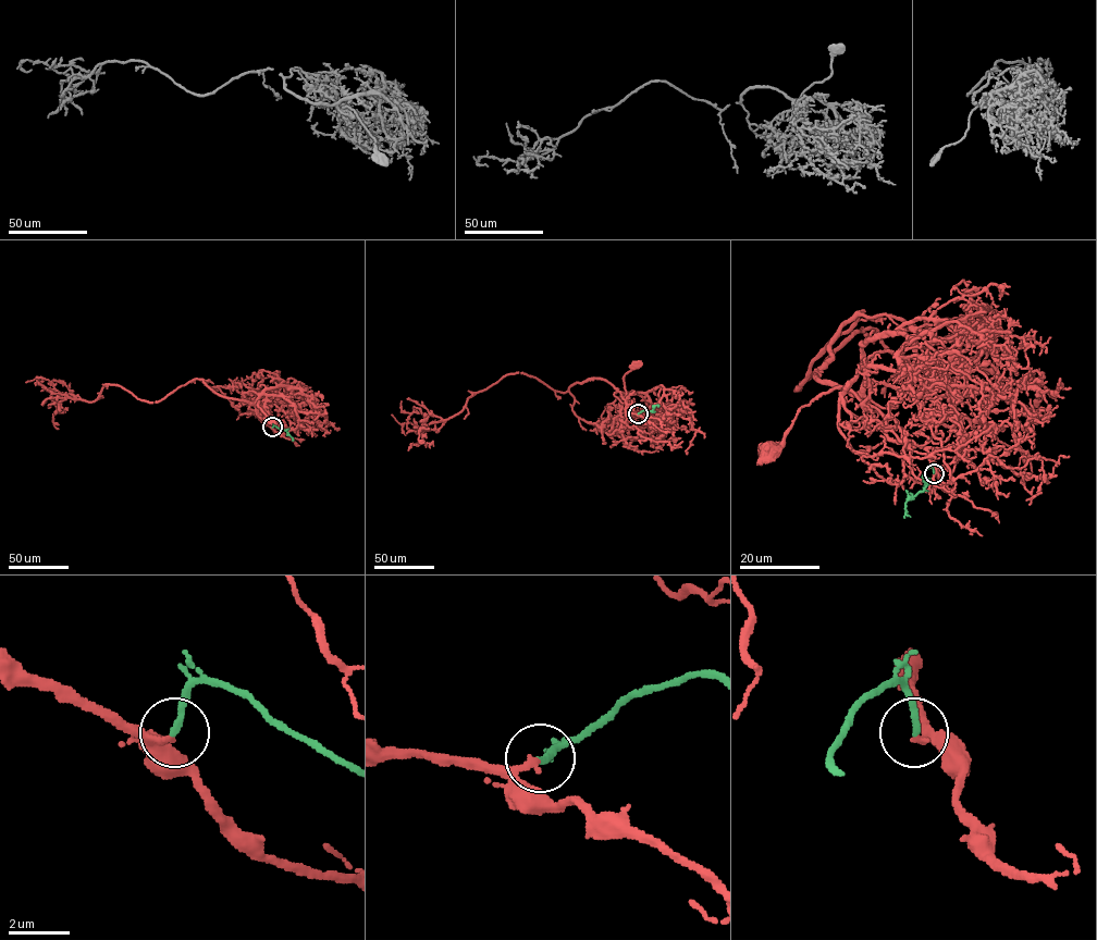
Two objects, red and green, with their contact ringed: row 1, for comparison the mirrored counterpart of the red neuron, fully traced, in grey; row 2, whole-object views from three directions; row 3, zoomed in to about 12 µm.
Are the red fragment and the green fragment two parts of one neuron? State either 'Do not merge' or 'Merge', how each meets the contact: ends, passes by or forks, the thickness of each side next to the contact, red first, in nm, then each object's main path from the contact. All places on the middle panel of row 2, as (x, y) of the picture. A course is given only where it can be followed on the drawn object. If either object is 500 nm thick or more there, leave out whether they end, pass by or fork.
Merge. At the ring red ends. At the ring green ends. Thickness 200 nm (red) against 220 nm. Course of red: (638, 413), (627, 412), (621, 394), (616, 392), (614, 394), (621, 403), (627, 400), (624, 376), (637, 365). Course of green: (638, 413), (657, 406)

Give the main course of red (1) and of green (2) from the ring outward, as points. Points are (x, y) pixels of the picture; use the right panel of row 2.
1: (933, 473), (931, 455), (891, 441), (860, 395), (892, 418), (895, 429), (841, 387), (804, 405), (768, 453)
2: (933, 472), (931, 467), (925, 471), (924, 489), (906, 502), (904, 514), (910, 516)

